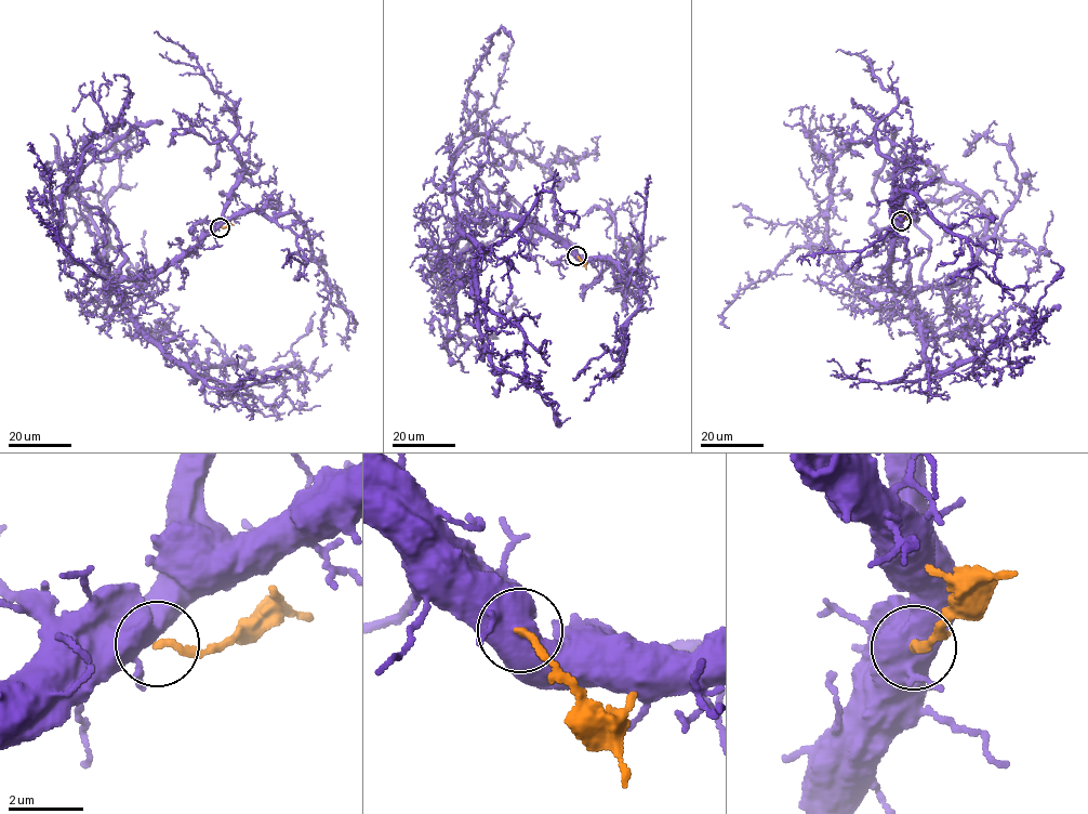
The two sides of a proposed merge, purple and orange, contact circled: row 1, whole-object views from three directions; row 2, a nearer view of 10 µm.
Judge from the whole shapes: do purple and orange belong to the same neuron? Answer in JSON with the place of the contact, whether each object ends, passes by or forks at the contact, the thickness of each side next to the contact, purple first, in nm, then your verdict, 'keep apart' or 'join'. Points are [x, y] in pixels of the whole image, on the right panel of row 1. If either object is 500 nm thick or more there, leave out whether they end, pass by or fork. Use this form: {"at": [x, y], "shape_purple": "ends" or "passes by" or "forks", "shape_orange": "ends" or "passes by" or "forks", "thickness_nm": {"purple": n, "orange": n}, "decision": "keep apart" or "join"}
{"at": [901, 221], "thickness_nm": {"purple": 550, "orange": 180}, "decision": "keep apart"}

